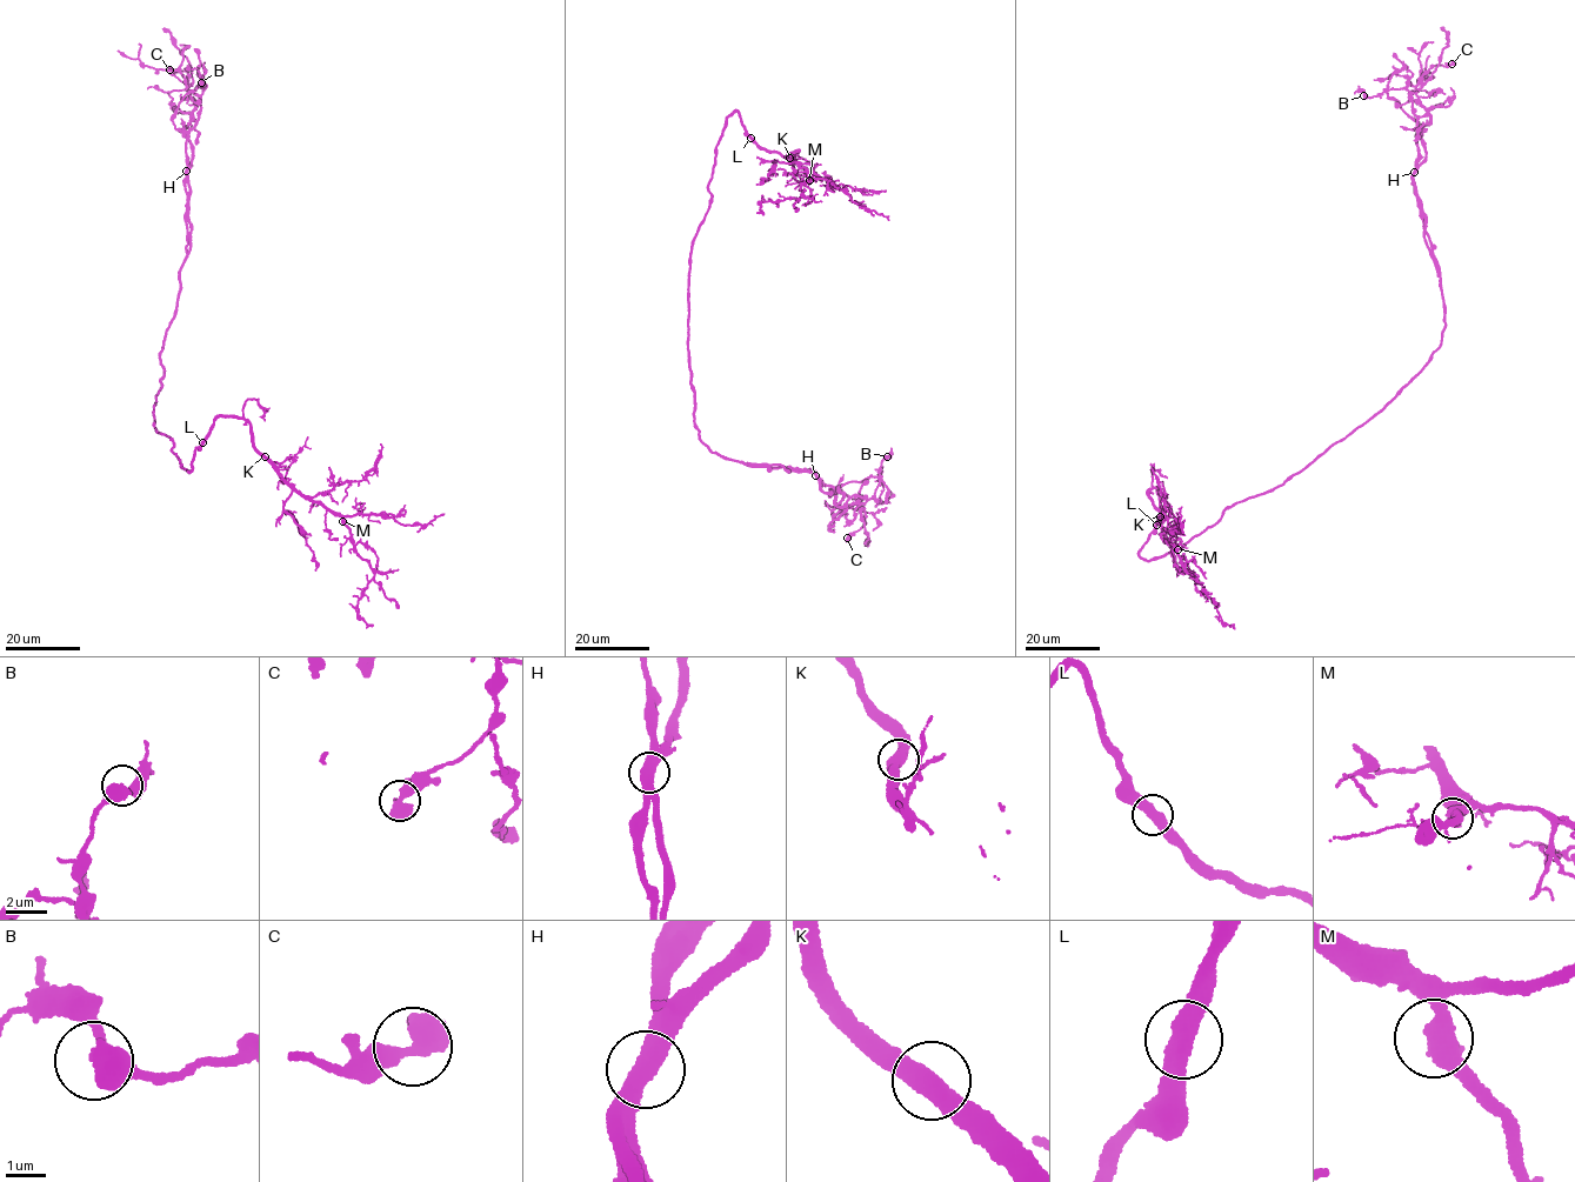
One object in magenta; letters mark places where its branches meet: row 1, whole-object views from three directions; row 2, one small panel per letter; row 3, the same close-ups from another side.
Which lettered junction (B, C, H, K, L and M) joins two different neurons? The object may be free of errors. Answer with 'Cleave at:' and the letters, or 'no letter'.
Cleave at: H

